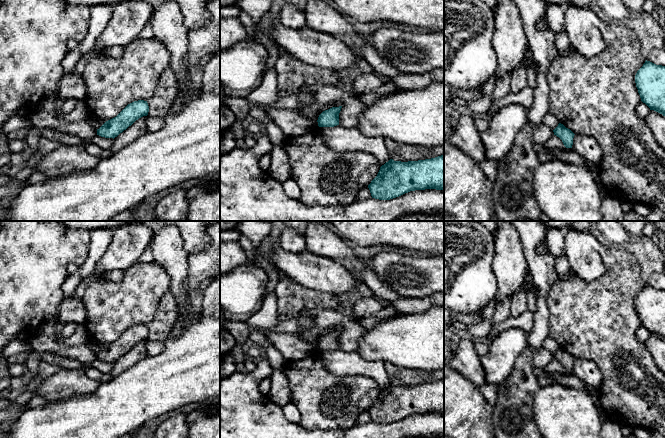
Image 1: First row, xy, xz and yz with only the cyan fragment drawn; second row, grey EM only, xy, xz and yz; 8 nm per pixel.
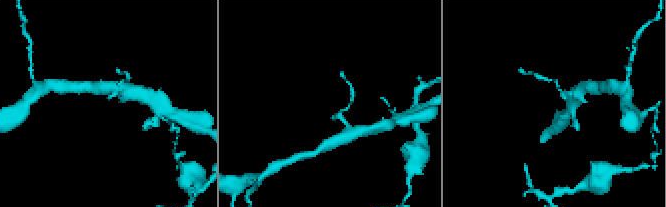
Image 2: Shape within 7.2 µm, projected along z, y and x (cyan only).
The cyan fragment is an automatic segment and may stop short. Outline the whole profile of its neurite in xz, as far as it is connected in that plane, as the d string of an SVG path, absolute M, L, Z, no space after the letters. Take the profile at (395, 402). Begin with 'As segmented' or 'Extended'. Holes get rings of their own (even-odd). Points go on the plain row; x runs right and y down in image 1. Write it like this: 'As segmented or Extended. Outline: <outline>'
As segmented. Outline: M444 379L418 385L390 383L368 409L372 422L390 424L415 414L444 414Z

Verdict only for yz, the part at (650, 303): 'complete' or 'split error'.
complete

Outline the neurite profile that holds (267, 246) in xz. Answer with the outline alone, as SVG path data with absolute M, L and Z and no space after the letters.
M268 235L262 240L258 247L254 247L254 251L256 253L256 256L269 261L270 255L278 247L278 243L276 241L273 241L270 235Z

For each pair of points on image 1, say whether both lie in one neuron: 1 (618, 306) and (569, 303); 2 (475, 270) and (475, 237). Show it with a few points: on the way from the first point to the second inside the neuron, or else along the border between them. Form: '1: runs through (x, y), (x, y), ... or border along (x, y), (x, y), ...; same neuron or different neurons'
1: runs through (606, 306), (581, 306); same neuron
2: runs through (475, 262), (475, 245); same neuron

